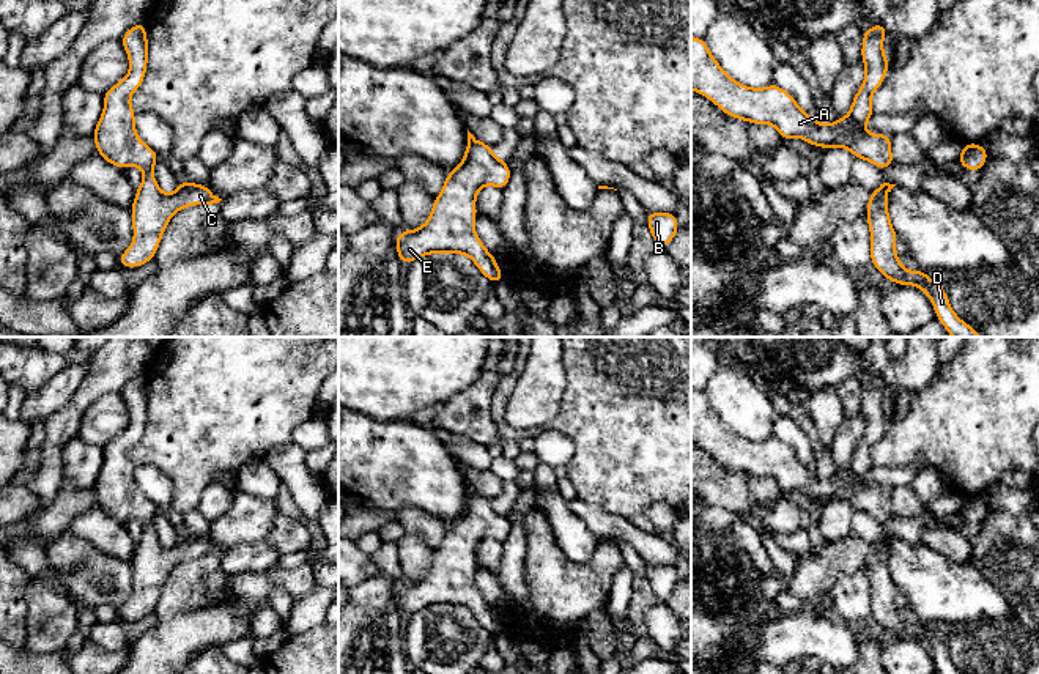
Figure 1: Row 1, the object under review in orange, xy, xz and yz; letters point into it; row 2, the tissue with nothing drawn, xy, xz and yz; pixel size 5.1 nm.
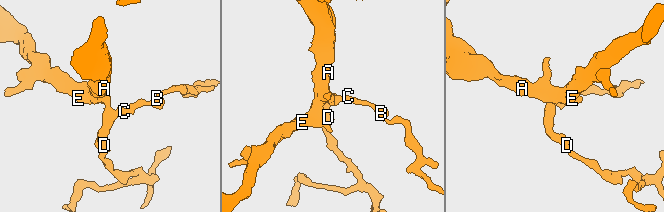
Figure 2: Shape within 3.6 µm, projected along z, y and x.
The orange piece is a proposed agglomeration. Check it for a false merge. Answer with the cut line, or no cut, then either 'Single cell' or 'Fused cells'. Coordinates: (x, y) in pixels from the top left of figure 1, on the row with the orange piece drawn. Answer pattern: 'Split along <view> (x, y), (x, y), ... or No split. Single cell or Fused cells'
No split. Single cell

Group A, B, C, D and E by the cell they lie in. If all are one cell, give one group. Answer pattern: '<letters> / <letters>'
A B C D E

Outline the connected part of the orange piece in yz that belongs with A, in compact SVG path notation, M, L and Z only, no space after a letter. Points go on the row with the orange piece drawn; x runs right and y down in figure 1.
M875 24L863 31L861 58L866 68L864 82L852 101L849 117L837 117L830 126L819 123L817 118L803 112L795 98L775 82L767 88L751 88L734 80L713 58L705 39L696 36L691 36L691 90L708 98L718 109L732 118L754 124L773 124L786 142L800 137L811 146L823 146L825 150L849 148L855 157L872 162L877 168L885 170L894 164L891 154L893 135L866 134L864 126L875 113L871 104L872 94L885 82L889 68L889 61L883 54L883 38L888 33L888 28L889 27L883 24Z

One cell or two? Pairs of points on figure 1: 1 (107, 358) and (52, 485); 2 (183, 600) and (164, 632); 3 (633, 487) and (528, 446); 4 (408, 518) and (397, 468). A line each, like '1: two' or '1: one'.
1: one
2: two
3: two
4: two

